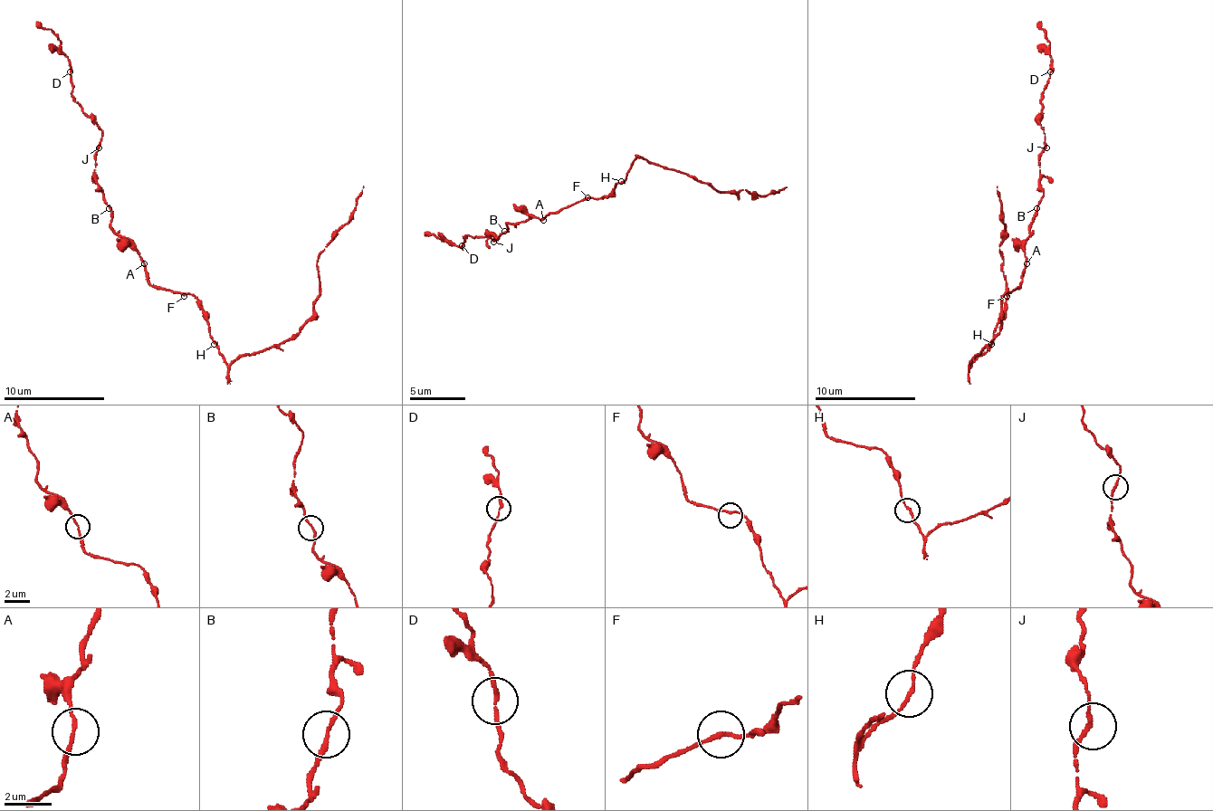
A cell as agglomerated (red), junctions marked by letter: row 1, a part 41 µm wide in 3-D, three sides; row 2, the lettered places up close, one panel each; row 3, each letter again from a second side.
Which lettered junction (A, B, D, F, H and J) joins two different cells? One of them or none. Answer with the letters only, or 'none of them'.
none of them

